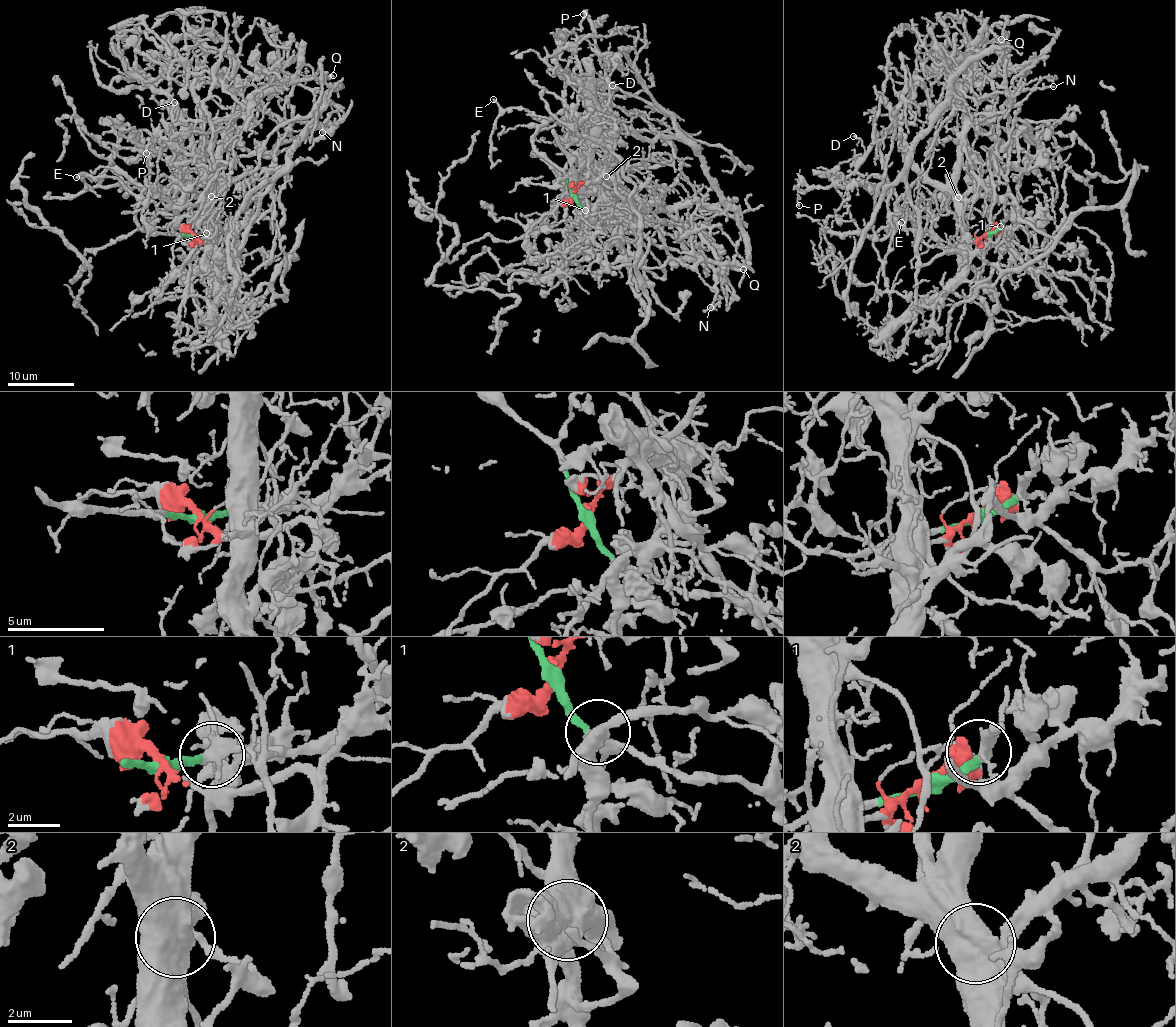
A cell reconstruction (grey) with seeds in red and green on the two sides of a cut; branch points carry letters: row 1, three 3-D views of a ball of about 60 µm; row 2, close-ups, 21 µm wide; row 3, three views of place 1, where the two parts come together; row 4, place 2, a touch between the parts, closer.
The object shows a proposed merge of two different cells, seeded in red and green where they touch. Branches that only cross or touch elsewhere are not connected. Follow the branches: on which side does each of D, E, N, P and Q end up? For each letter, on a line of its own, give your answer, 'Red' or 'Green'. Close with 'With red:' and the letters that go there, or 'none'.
D: Red
E: Green
N: Green
P: Red
Q: Red
With red: D, P, Q

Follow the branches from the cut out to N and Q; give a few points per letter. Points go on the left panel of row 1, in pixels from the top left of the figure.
N: (193, 235), (238, 229), (249, 220), (276, 147), (299, 139), (317, 127), (327, 132), (322, 132)
Q: (193, 235), (205, 240), (217, 144), (227, 123), (283, 83), (293, 79), (316, 89), (333, 75)

